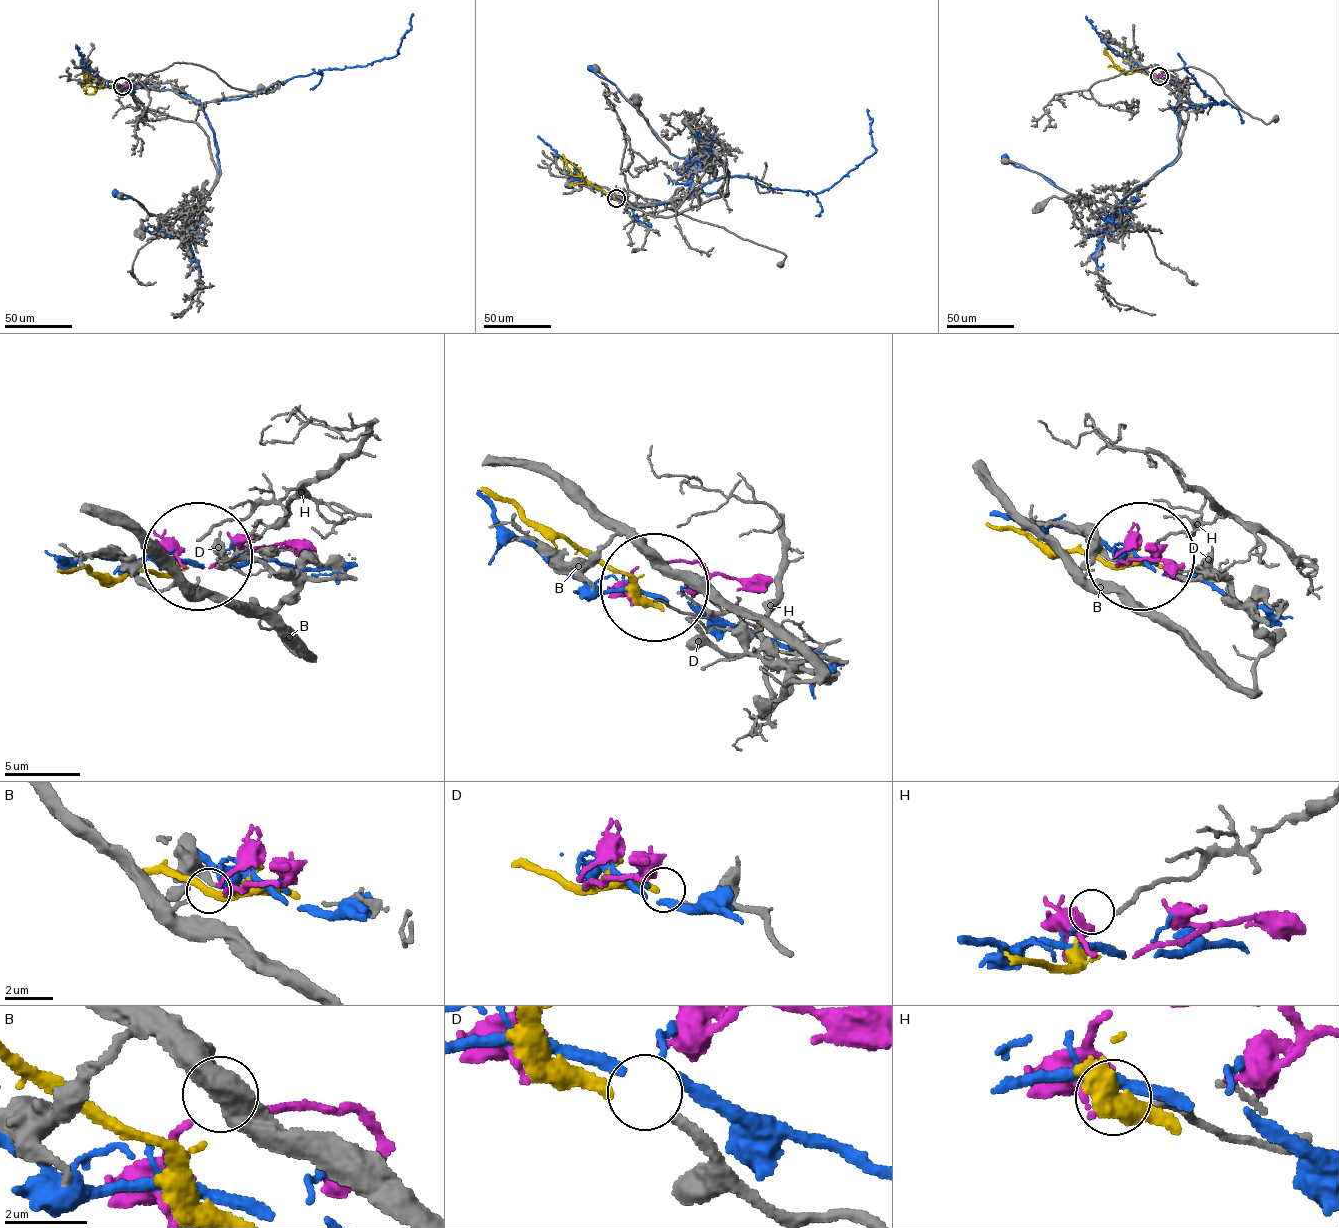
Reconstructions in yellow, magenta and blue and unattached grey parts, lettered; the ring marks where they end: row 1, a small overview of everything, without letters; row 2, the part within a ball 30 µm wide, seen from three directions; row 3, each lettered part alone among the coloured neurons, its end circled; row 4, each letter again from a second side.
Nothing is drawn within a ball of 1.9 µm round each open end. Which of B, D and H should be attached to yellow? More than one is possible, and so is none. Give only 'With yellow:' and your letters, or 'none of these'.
With yellow: D

